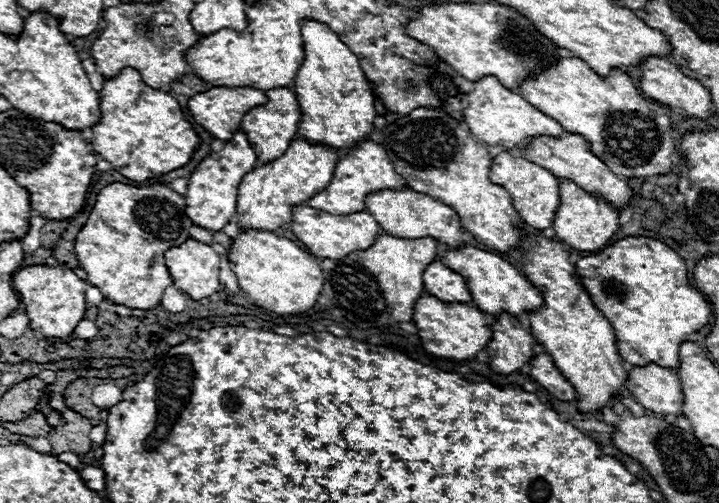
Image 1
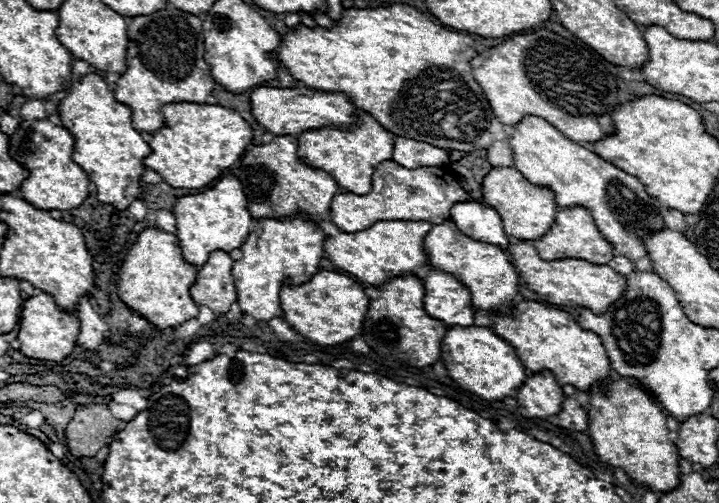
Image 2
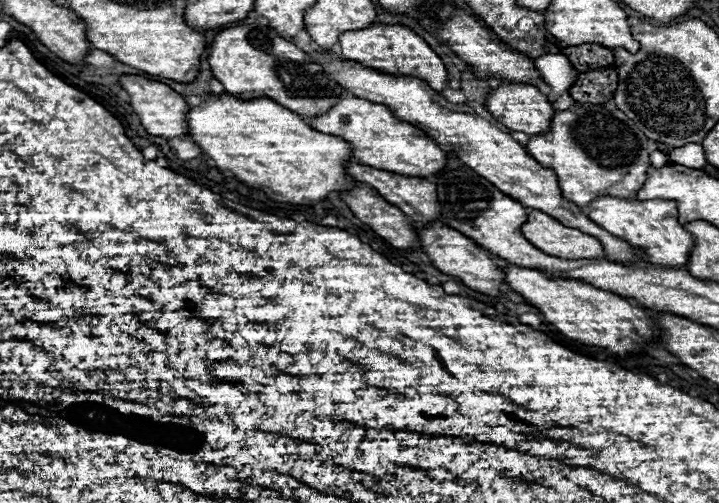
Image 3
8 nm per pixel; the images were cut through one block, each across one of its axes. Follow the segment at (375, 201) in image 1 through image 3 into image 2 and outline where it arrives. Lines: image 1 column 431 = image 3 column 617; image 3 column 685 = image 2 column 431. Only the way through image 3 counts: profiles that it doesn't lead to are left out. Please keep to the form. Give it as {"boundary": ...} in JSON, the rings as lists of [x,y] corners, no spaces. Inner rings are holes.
{"boundary":[[[446,220],[442,224],[436,224],[424,238],[424,250],[426,250],[426,260],[434,268],[442,268],[444,272],[450,272],[452,276],[458,276],[466,288],[470,288],[472,300],[474,300],[474,310],[482,308],[486,312],[500,310],[508,312],[512,308],[514,296],[518,294],[518,272],[508,260],[508,254],[494,244],[478,242],[468,236],[464,236],[454,222]]]}

